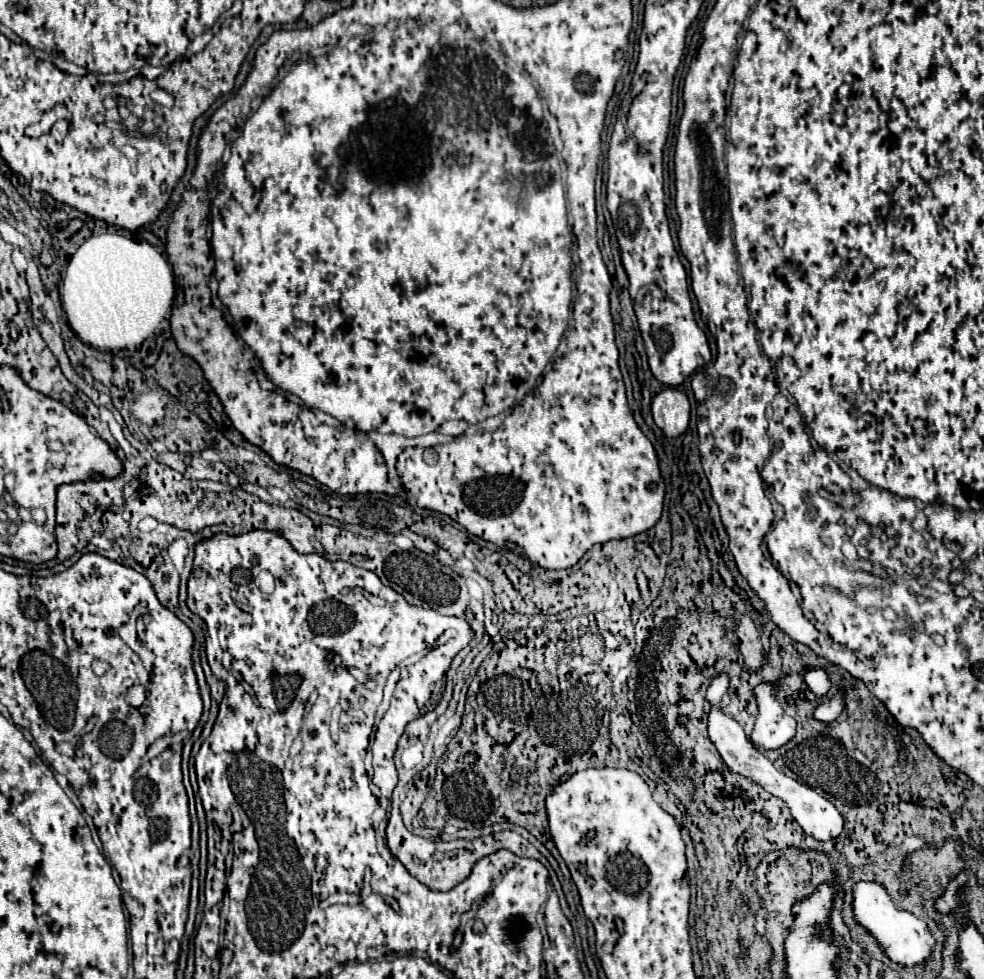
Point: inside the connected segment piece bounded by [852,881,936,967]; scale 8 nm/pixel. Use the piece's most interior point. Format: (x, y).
(906, 940)

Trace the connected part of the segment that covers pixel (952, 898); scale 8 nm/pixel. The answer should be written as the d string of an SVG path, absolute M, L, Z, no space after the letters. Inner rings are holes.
M962 871L954 881L948 883L946 895L936 901L936 909L938 909L940 913L950 913L950 911L954 911L954 909L958 907L958 889L960 889L964 883L966 883L964 871Z

